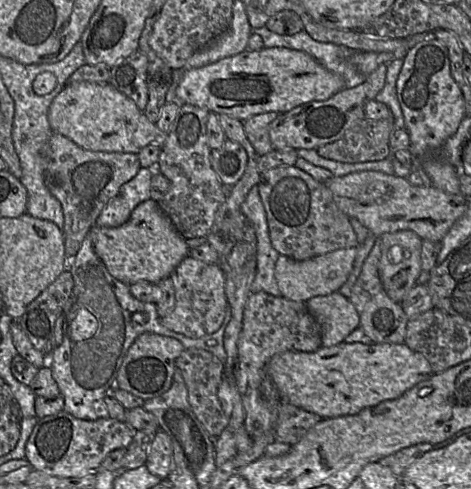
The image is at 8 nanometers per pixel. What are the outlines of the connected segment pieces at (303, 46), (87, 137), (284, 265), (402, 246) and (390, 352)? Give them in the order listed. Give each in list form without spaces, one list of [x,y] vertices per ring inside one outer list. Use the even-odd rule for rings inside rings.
[[[263,26],[263,27],[258,28],[258,29],[253,29],[253,33],[258,34],[262,37],[263,48],[284,47],[284,48],[293,49],[293,50],[300,50],[300,51],[308,53],[309,55],[314,57],[317,61],[319,61],[325,68],[327,68],[331,72],[339,75],[344,80],[344,88],[352,88],[352,87],[355,87],[357,85],[360,85],[360,84],[366,82],[366,80],[368,78],[368,76],[361,74],[356,69],[356,67],[350,63],[350,60],[349,60],[350,55],[354,51],[360,51],[360,50],[354,50],[354,49],[351,49],[347,46],[337,45],[337,44],[330,43],[330,42],[317,41],[317,40],[313,39],[305,30],[302,30],[299,33],[294,34],[294,35],[280,35],[280,34],[277,34],[277,33],[270,31],[266,26]]]
[[[67,82],[52,101],[48,120],[54,132],[90,151],[136,153],[149,144],[162,147],[167,133],[150,122],[135,102],[109,83]]]
[[[357,247],[338,249],[299,261],[280,255],[275,264],[275,279],[281,296],[297,302],[306,302],[316,296],[338,291],[347,281],[357,254]]]
[[[411,230],[385,233],[381,238],[379,275],[387,295],[401,303],[417,284],[422,272],[421,248],[423,240]]]
[[[346,343],[320,347],[314,352],[285,351],[275,354],[266,371],[280,397],[322,419],[354,415],[362,409],[400,397],[433,374],[428,360],[404,343]]]

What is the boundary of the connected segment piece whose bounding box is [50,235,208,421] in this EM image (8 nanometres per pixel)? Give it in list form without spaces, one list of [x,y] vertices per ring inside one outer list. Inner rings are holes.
[[[90,235],[85,237],[76,256],[69,259],[66,258],[66,270],[71,272],[74,286],[65,306],[63,342],[52,352],[50,368],[53,378],[58,384],[60,394],[64,398],[64,411],[72,416],[87,421],[109,417],[105,404],[106,391],[110,388],[115,389],[117,375],[126,354],[137,337],[142,333],[152,332],[172,337],[180,341],[184,347],[207,350],[208,342],[205,336],[201,338],[188,338],[161,325],[161,317],[157,313],[156,304],[137,300],[131,294],[129,285],[117,280],[108,272],[105,264],[94,251]],[[136,313],[143,314],[145,323],[138,323],[133,320],[133,316]]]

